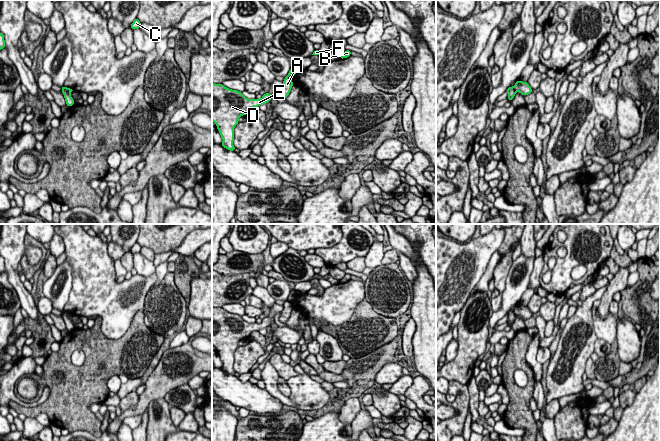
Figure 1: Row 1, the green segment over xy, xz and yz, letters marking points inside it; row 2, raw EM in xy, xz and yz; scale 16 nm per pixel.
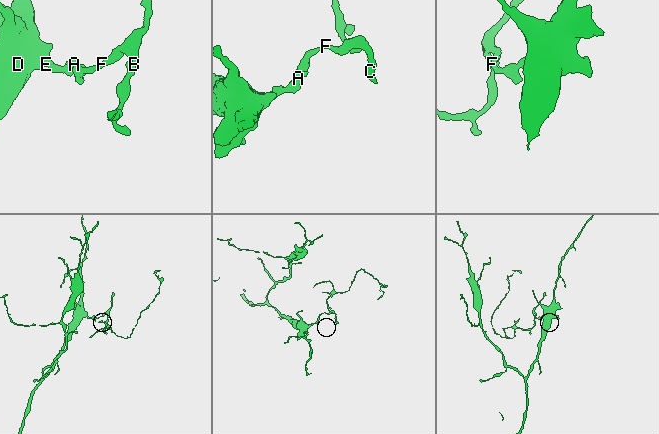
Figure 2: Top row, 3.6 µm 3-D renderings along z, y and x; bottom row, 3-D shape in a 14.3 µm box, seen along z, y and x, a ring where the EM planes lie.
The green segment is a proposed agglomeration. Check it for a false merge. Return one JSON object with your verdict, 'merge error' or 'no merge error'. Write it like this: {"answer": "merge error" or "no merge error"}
{"answer": "merge error"}

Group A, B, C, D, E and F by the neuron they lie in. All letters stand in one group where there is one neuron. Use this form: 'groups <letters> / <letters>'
groups A D E / B C F

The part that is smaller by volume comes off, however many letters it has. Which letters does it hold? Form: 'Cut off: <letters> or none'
Cut off: B, C, F

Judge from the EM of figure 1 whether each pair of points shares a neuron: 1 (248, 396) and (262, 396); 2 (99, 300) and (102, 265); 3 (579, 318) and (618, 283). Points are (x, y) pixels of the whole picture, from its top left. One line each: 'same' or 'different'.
1: same
2: same
3: different

